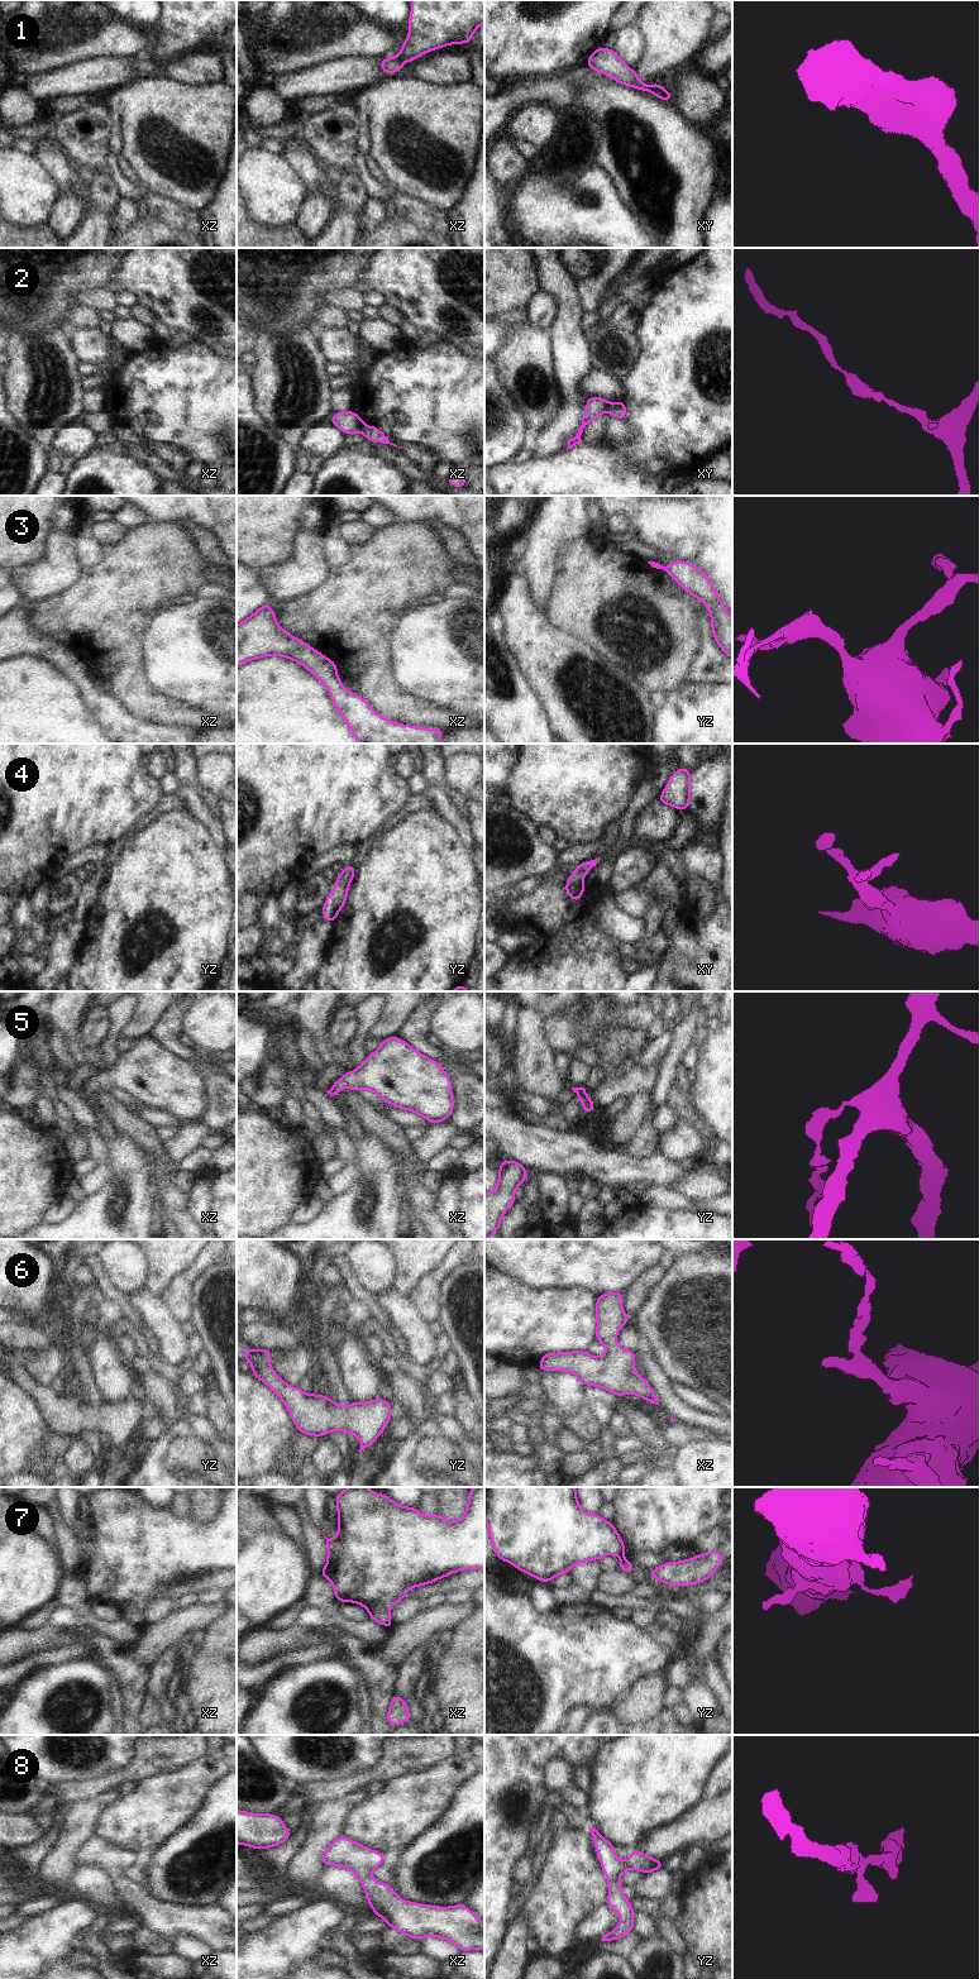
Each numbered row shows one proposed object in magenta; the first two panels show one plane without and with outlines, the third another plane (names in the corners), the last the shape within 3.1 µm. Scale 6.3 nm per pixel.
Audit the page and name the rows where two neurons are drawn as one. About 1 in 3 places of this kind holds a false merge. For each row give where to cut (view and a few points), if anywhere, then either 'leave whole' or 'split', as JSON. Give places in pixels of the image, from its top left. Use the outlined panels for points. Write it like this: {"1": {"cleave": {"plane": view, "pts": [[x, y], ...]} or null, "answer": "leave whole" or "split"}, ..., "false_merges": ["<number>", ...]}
{"1": {"cleave": {"plane": "xy", "pts": [[650, 85], [648, 90]]}, "answer": "split"}, "2": {"cleave": {"plane": "xy", "pts": [[610, 404], [611, 411]]}, "answer": "split"}, "3": {"cleave": null, "answer": "leave whole"}, "4": {"cleave": null, "answer": "leave whole"}, "5": {"cleave": null, "answer": "leave whole"}, "6": {"cleave": null, "answer": "leave whole"}, "7": {"cleave": {"plane": "yz", "pts": [[621, 1553], [619, 1556]]}, "answer": "split"}, "8": {"cleave": null, "answer": "leave whole"}, "false_merges": ["1", "2", "7"]}

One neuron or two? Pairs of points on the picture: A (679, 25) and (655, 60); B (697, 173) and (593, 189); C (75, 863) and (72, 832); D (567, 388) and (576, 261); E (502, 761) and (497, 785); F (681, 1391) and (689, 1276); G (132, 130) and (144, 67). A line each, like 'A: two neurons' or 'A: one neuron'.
A: one neuron
B: two neurons
C: two neurons
D: two neurons
E: one neuron
F: two neurons
G: two neurons

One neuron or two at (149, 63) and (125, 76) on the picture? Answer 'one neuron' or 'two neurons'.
two neurons

